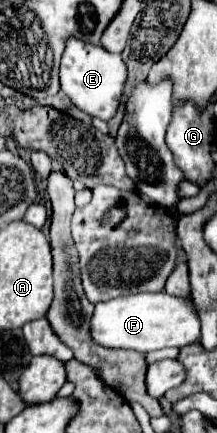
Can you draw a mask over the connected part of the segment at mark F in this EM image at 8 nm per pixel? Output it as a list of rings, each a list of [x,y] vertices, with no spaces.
[[[165,291],[137,293],[97,303],[95,315],[91,319],[91,335],[93,341],[105,347],[123,347],[135,349],[139,353],[151,353],[165,347],[185,347],[197,343],[201,337],[201,319],[189,297],[173,297]]]

